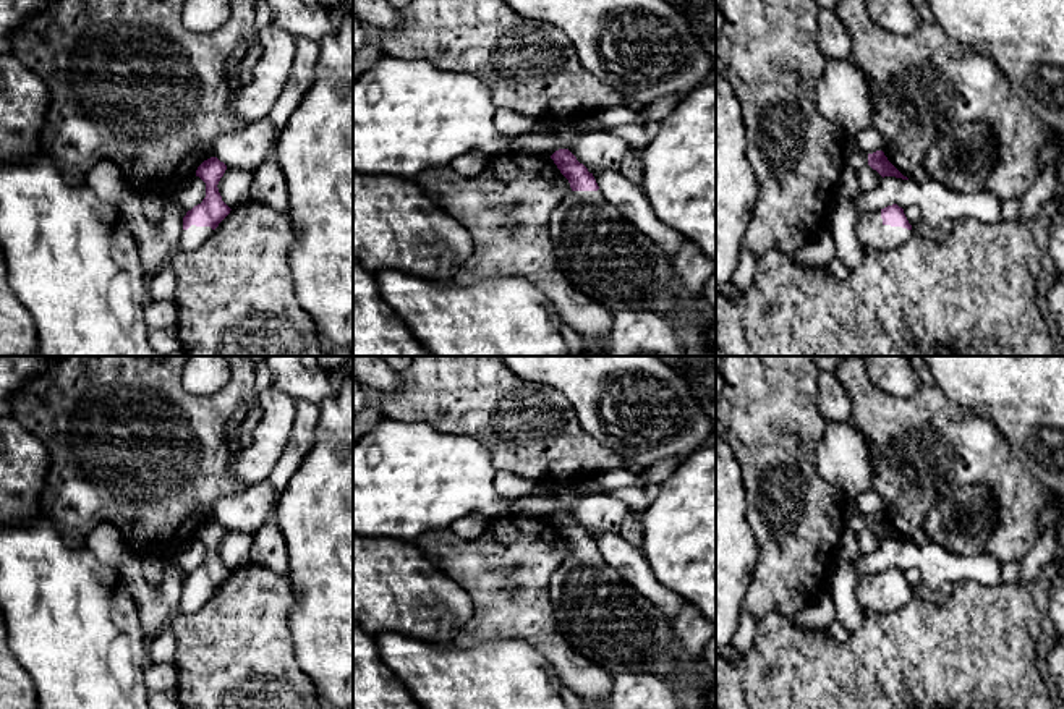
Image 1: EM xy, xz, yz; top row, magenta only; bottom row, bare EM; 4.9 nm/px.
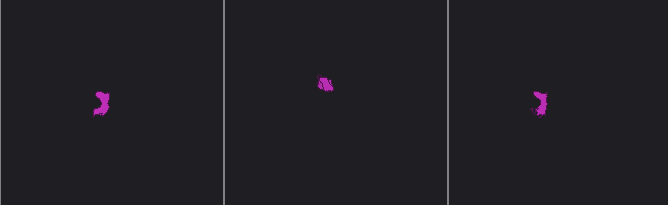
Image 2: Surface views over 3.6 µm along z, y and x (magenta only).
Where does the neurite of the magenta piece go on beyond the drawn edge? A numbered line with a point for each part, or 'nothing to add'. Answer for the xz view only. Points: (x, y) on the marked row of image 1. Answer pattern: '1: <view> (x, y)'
1: xz (596, 248)

